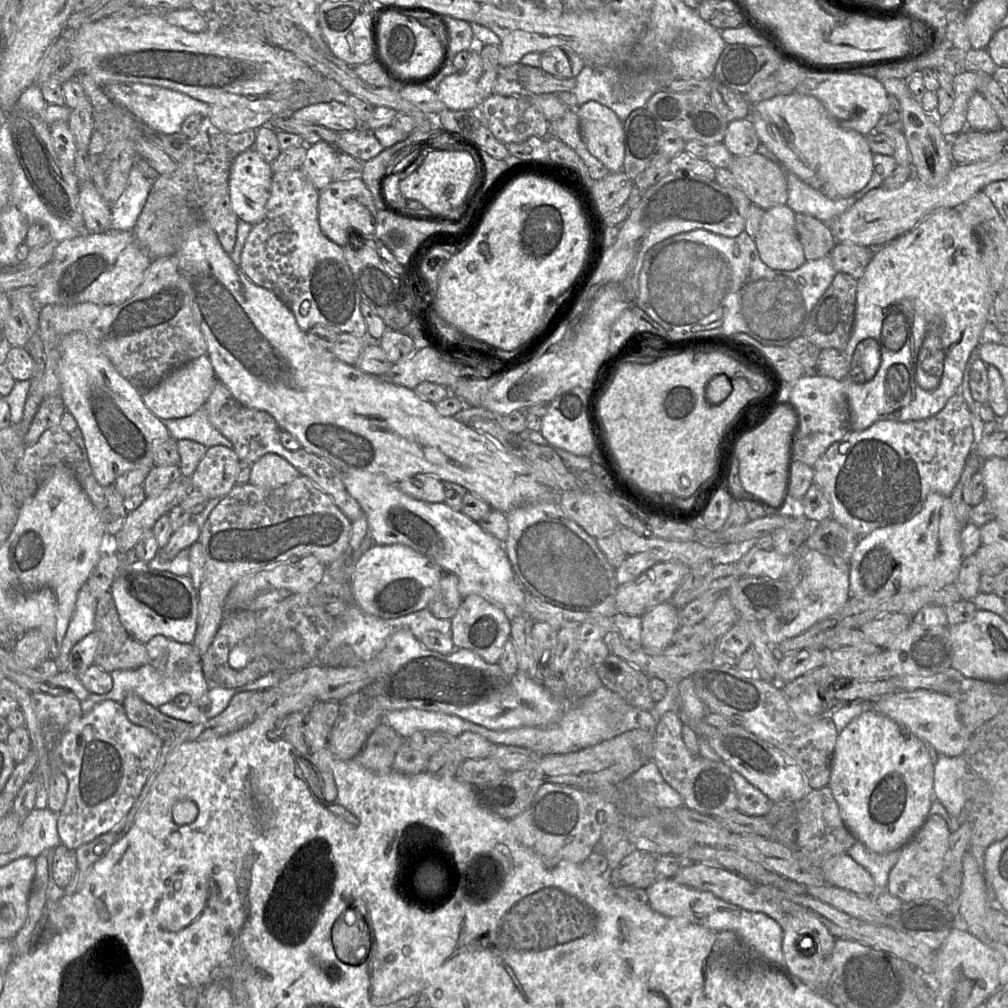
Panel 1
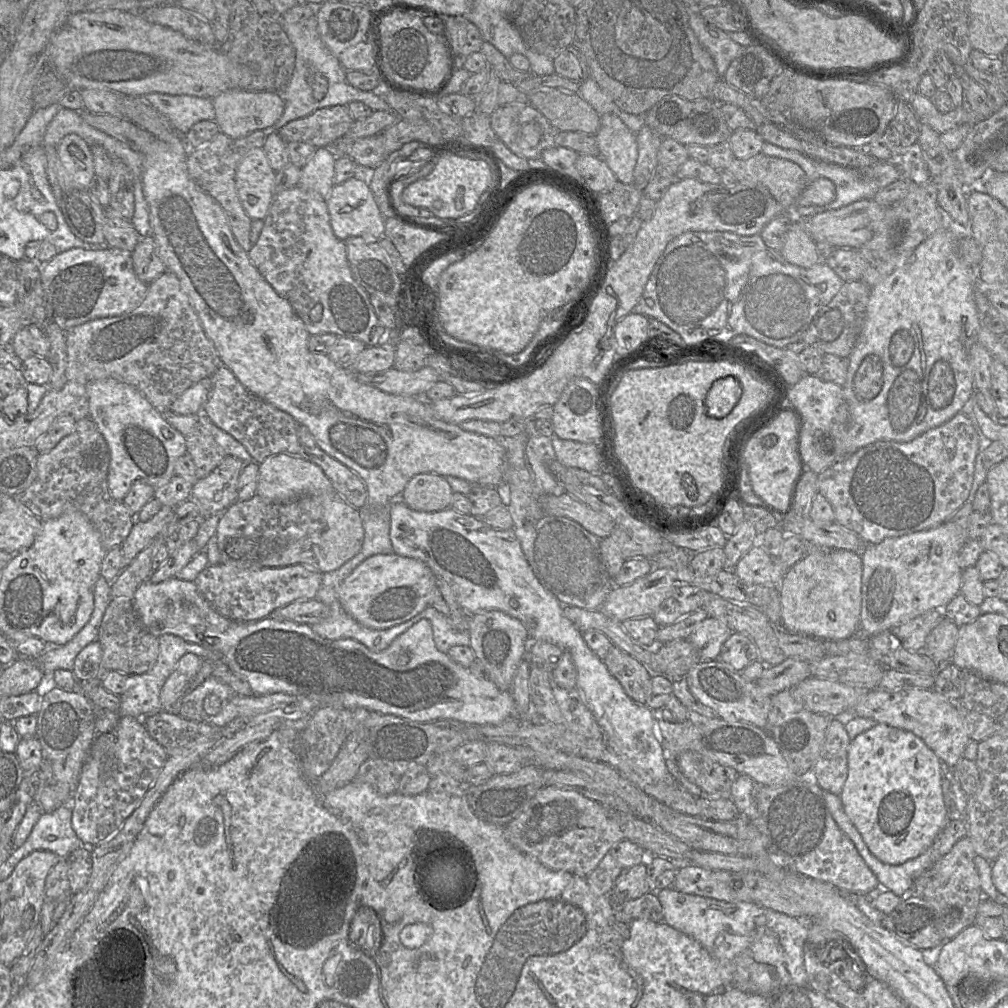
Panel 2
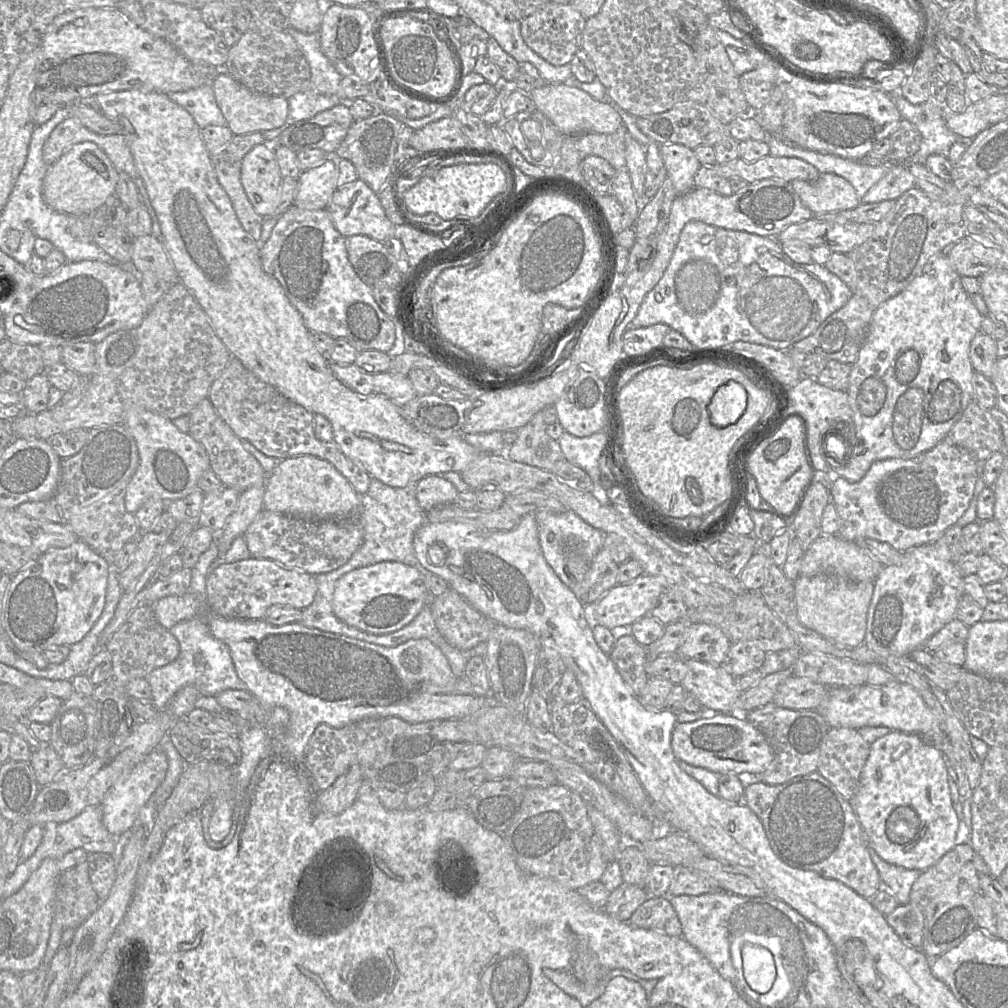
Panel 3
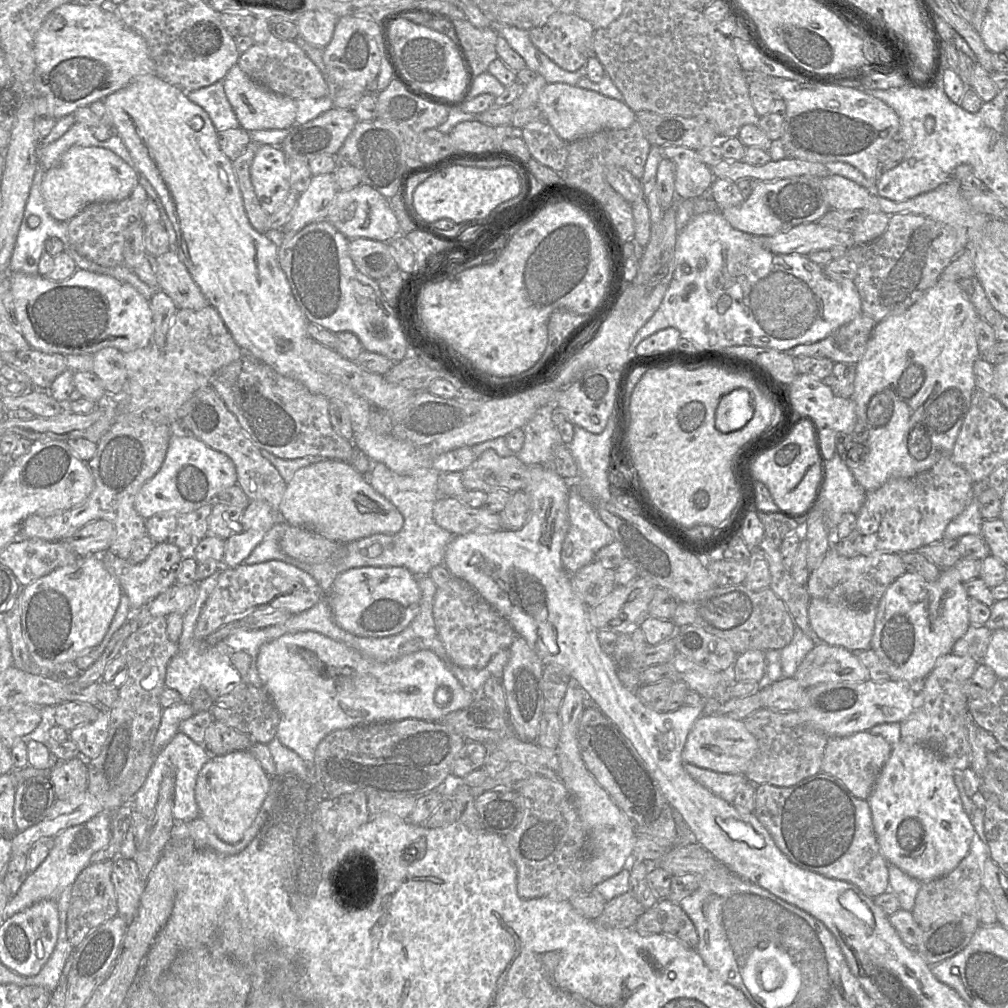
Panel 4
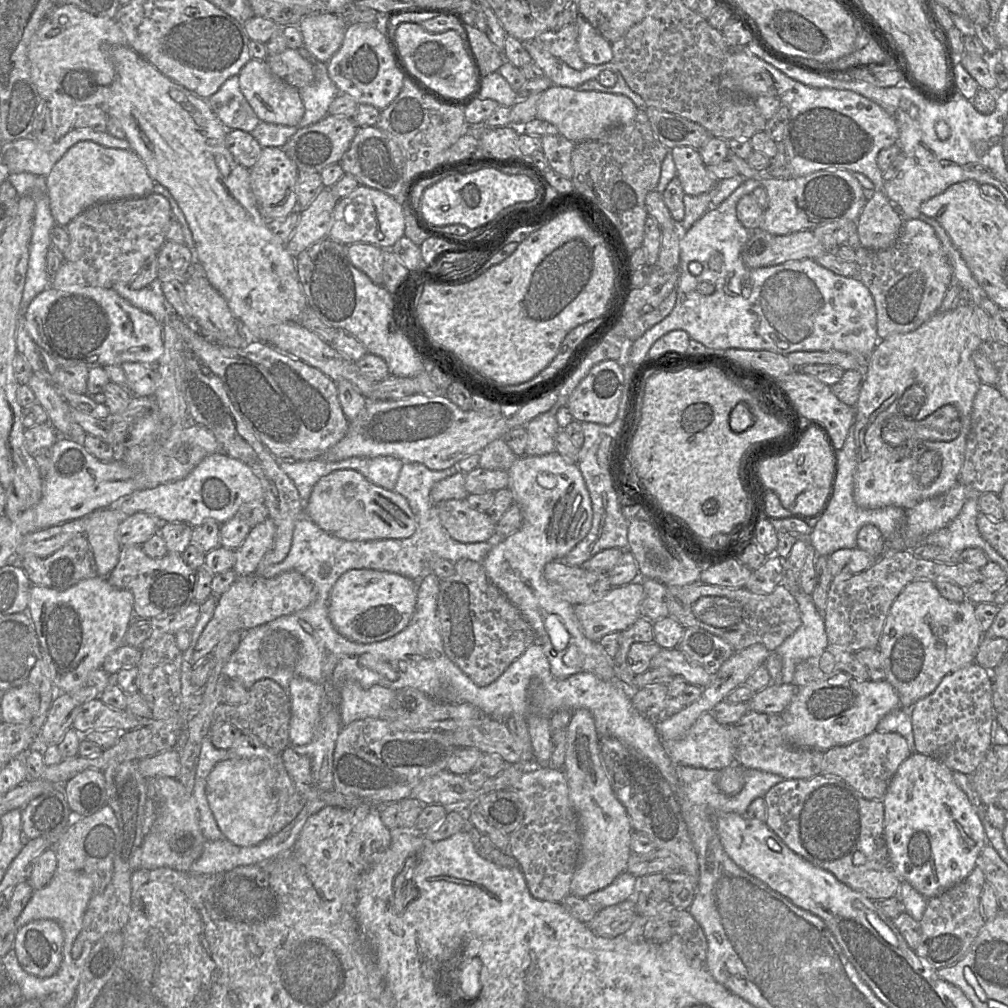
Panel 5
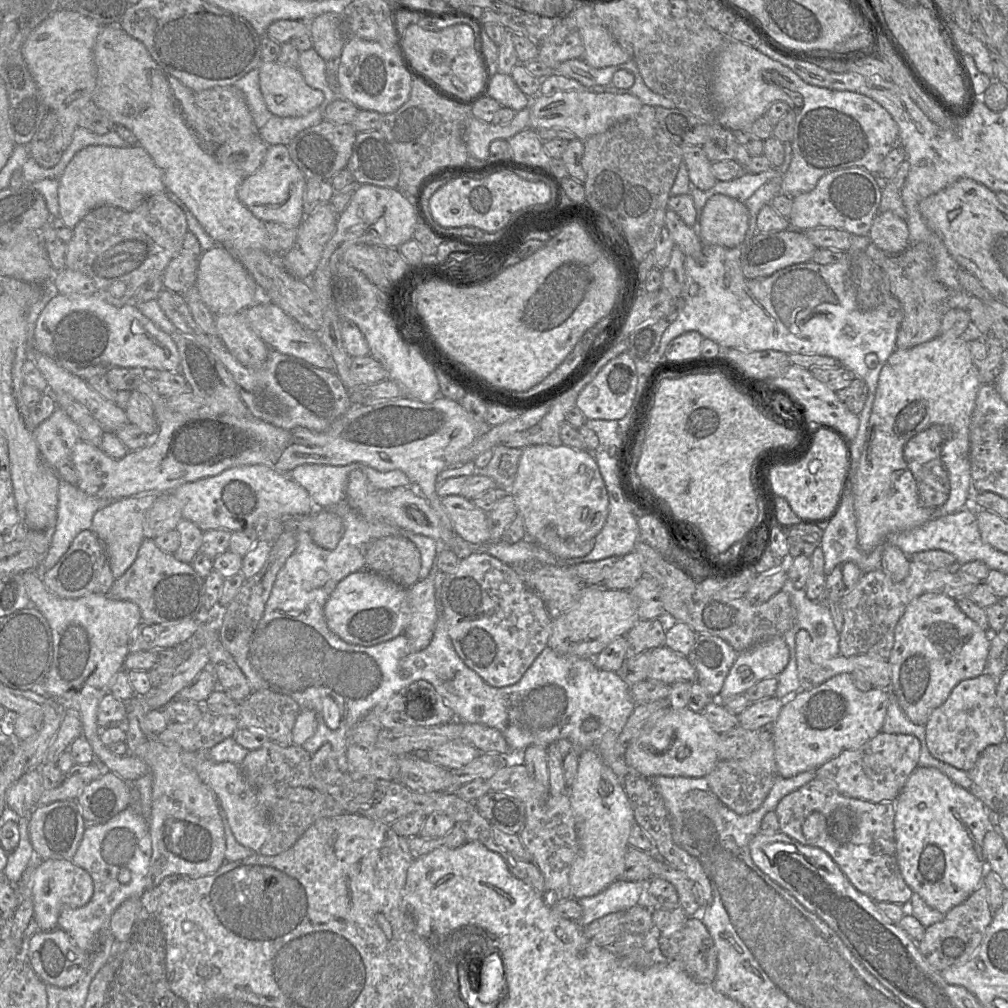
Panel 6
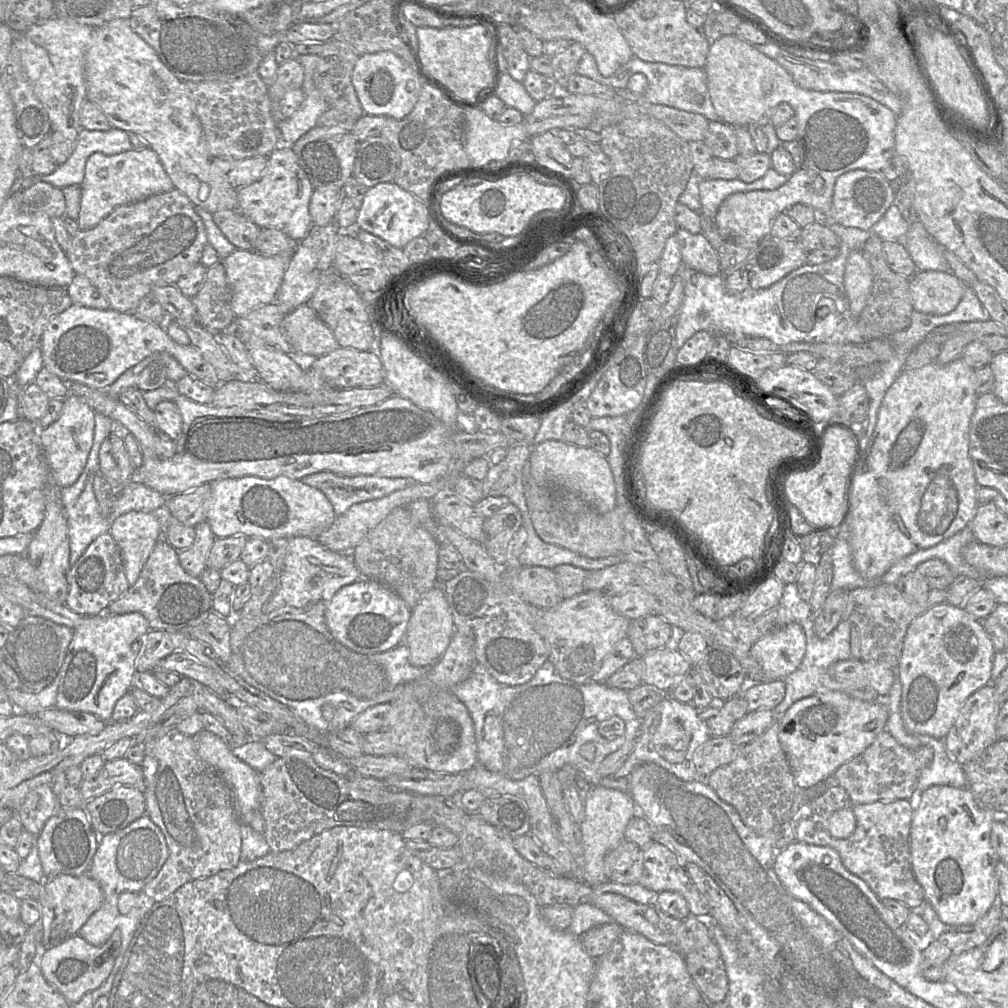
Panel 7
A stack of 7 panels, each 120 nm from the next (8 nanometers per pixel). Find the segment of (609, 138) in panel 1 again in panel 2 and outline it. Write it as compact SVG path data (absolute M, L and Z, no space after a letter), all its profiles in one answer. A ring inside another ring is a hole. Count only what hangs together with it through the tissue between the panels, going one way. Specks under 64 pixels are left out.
M600 115L600 127L595 134L599 156L604 160L617 180L633 184L633 173L638 149L633 132L616 115Z

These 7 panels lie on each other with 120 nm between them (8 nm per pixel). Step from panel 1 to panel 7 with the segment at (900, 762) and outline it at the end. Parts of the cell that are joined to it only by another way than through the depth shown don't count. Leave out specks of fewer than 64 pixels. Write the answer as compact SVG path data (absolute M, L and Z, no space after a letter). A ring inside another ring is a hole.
M947 785L931 786L909 801L914 807L909 841L912 870L925 891L926 902L946 924L973 925L990 909L998 894L995 867L999 858L990 842L995 810L976 799L968 788Z

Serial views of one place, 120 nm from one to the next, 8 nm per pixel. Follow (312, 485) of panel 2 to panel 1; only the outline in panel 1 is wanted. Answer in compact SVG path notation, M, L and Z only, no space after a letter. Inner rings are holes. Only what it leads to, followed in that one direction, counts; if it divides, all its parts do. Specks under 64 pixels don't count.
M268 453L251 465L249 483L262 488L278 488L301 474L284 458Z

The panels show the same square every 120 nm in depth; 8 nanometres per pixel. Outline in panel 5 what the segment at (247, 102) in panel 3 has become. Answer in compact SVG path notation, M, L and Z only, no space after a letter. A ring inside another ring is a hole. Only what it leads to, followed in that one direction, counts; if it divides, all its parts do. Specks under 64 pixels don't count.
M251 58L238 74L242 94L260 122L285 126L297 125L304 115L304 104L299 89L275 76L264 59Z

